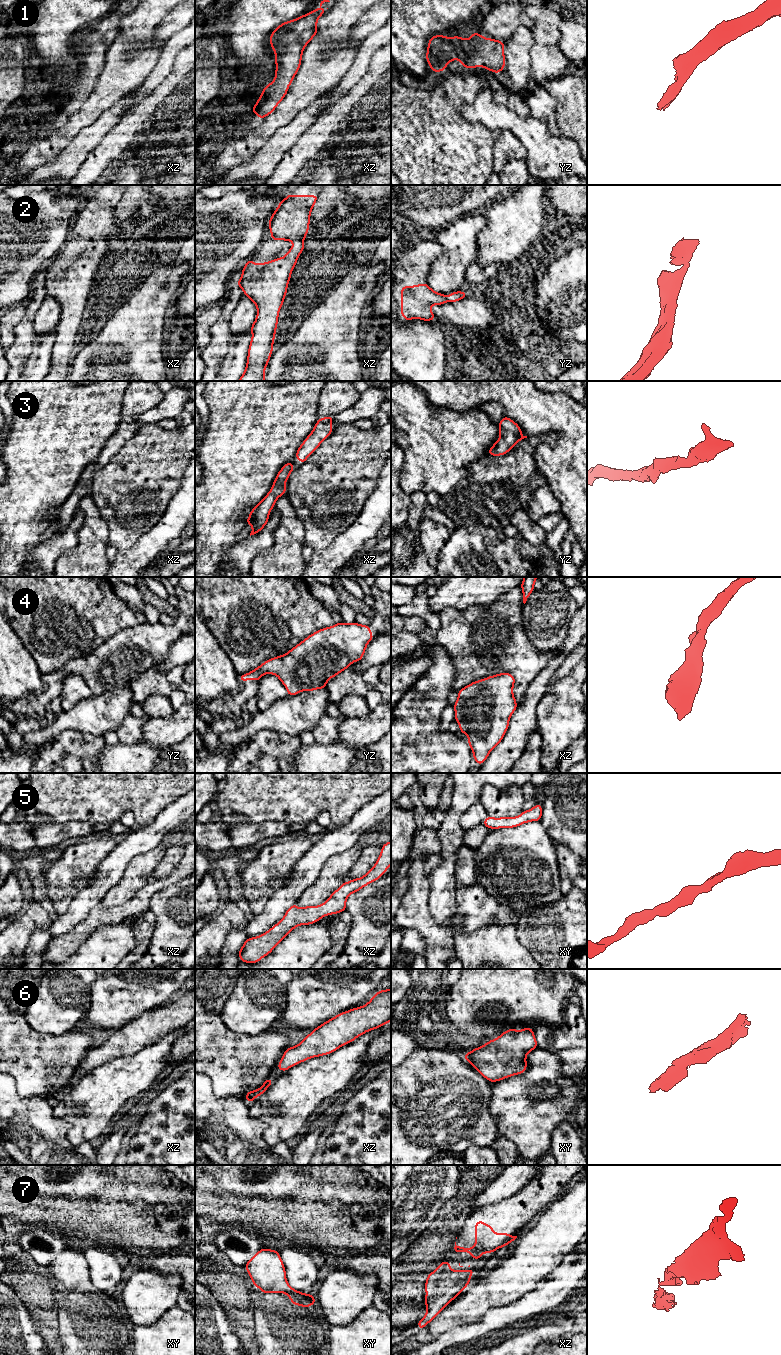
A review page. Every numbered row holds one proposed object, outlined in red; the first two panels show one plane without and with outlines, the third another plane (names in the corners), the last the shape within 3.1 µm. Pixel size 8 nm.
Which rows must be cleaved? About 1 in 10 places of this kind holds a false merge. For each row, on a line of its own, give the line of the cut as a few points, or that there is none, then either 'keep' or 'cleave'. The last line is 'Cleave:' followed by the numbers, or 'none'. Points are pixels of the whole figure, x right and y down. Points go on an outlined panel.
1: cut none; keep
2: cut none; keep
3: cut none; keep
4: cut none; keep
5: cut none; keep
6: cut none; keep
7: cut none; keep
Cleave: none

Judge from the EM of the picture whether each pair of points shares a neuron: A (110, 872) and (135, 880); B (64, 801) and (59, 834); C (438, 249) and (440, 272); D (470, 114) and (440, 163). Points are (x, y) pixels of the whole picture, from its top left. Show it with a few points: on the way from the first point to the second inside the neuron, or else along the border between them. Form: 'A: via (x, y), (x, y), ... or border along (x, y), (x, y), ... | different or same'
A: border along (134, 856), (120, 880), (105, 893) | different
B: border along (84, 820), (70, 820), (65, 823), (56, 822) | different
C: border along (444, 248), (444, 251), (432, 263), (428, 276) | different
D: border along (460, 108), (466, 120), (488, 129) | different

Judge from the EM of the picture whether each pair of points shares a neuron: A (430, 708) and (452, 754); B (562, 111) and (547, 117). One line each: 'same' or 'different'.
A: same
B: different

